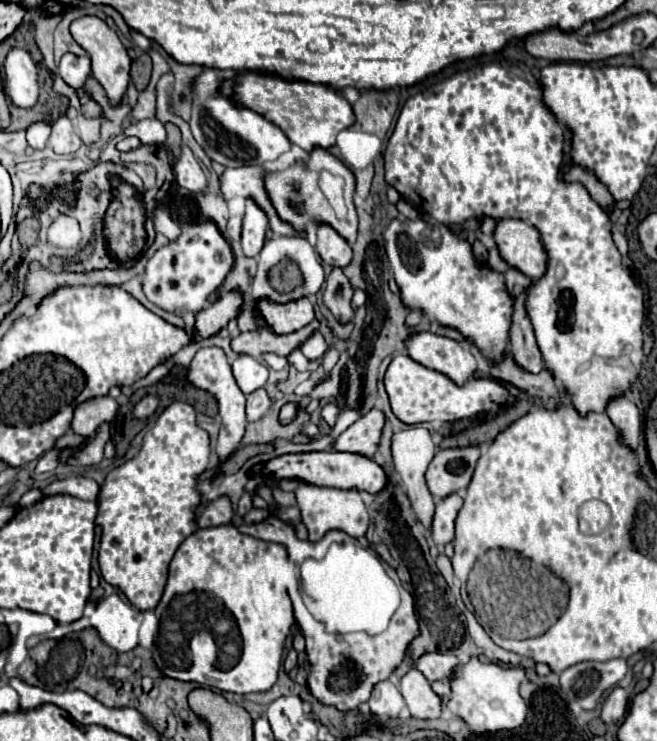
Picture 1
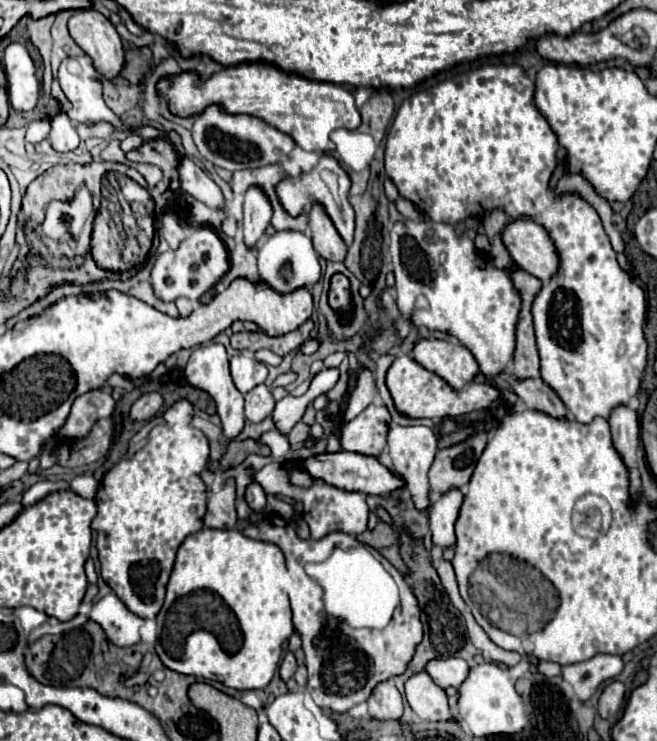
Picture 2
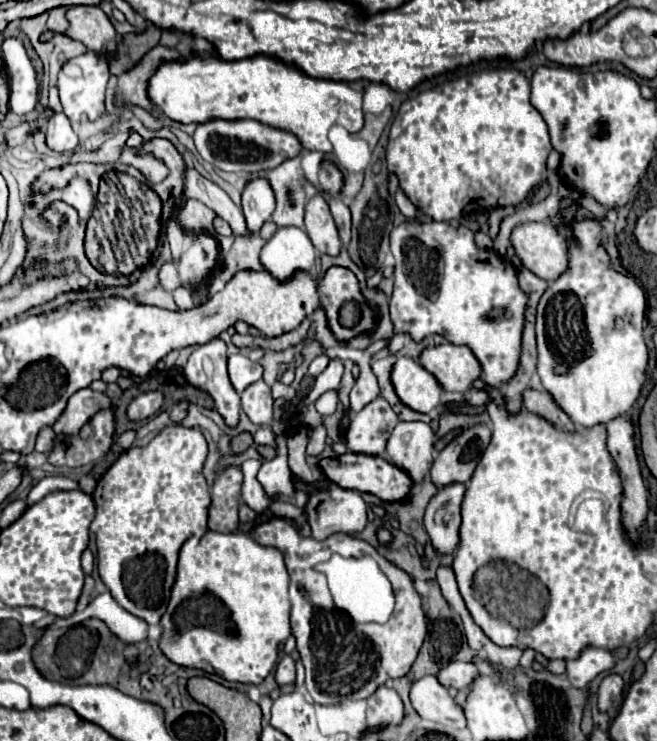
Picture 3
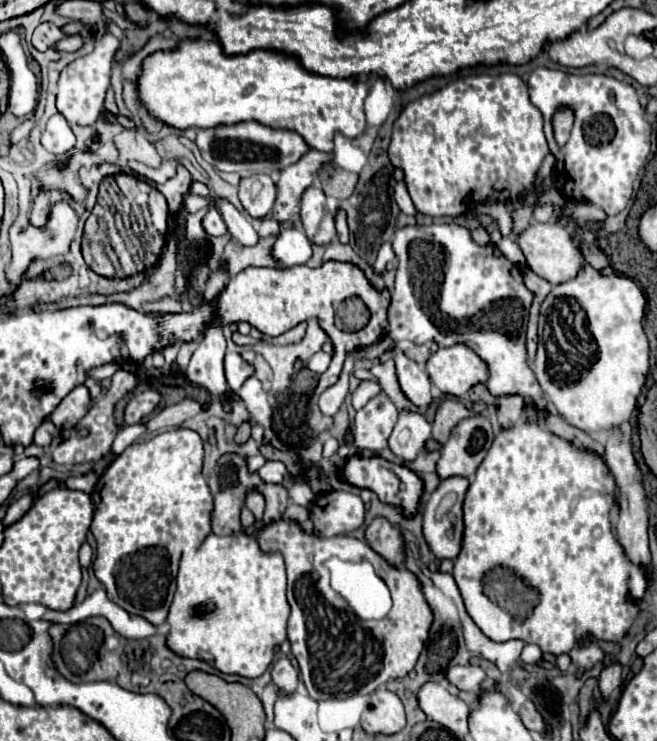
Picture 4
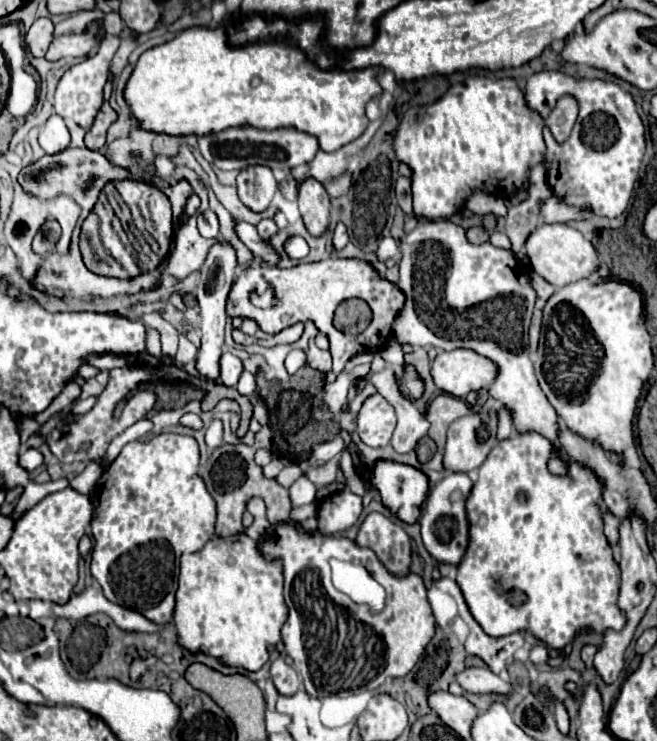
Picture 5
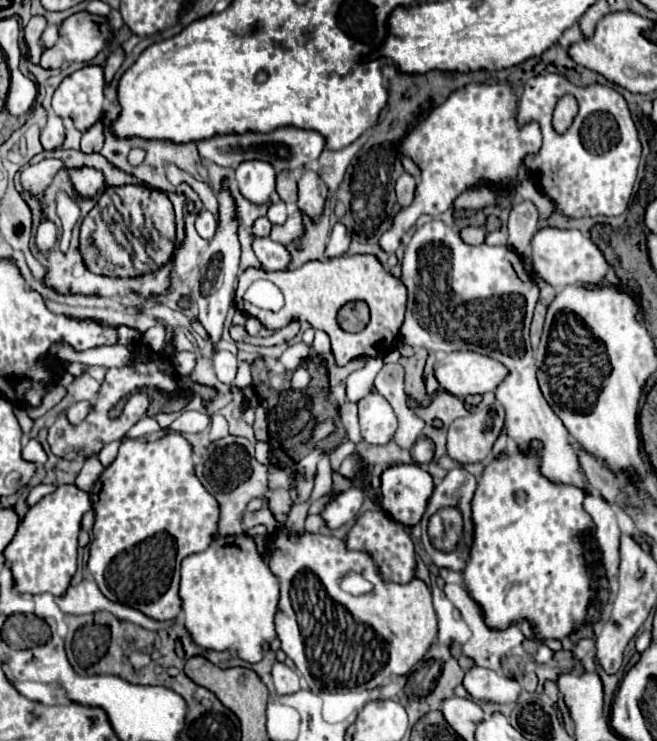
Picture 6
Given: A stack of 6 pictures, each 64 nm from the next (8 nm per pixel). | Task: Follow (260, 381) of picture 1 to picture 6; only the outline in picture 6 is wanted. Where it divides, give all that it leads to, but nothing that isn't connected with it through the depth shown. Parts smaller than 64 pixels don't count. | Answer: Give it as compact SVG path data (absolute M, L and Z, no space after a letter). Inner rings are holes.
M226 350L214 352L212 364L214 364L216 376L218 376L220 382L224 382L224 384L232 384L234 382L236 368L238 368L238 360L236 360L236 356L232 352L226 352Z

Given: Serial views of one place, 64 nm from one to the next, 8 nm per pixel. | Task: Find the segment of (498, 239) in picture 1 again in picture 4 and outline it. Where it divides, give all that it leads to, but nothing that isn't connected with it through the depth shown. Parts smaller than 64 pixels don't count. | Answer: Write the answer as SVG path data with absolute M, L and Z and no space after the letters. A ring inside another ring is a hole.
M546 222L546 224L530 224L526 230L522 230L520 234L516 234L516 244L520 246L520 250L526 256L526 264L532 272L536 272L540 278L548 280L550 284L560 284L566 282L570 278L576 276L576 272L580 270L584 258L576 248L576 240L568 234L566 228L554 224L554 222Z

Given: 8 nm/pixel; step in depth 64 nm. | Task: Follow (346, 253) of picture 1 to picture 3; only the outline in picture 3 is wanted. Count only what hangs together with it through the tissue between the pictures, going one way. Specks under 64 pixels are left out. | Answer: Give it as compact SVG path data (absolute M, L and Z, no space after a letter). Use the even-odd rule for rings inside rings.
M316 196L308 202L306 206L306 232L314 244L314 248L320 254L328 254L328 256L338 256L342 242L336 230L336 224L332 220L332 214L328 210L328 204L324 200L324 196Z

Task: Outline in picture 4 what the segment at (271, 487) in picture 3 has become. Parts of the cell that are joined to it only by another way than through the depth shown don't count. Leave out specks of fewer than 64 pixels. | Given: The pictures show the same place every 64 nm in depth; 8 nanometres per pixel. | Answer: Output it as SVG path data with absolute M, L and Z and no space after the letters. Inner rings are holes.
M266 462L260 470L258 476L264 480L264 484L284 484L286 468L280 462Z

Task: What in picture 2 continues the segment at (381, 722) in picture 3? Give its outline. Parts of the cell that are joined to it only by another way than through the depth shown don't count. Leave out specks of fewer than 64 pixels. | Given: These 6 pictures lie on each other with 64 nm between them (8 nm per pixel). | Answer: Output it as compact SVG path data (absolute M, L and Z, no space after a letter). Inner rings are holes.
M392 680L380 682L368 698L368 714L378 720L400 720L404 712L404 698Z

